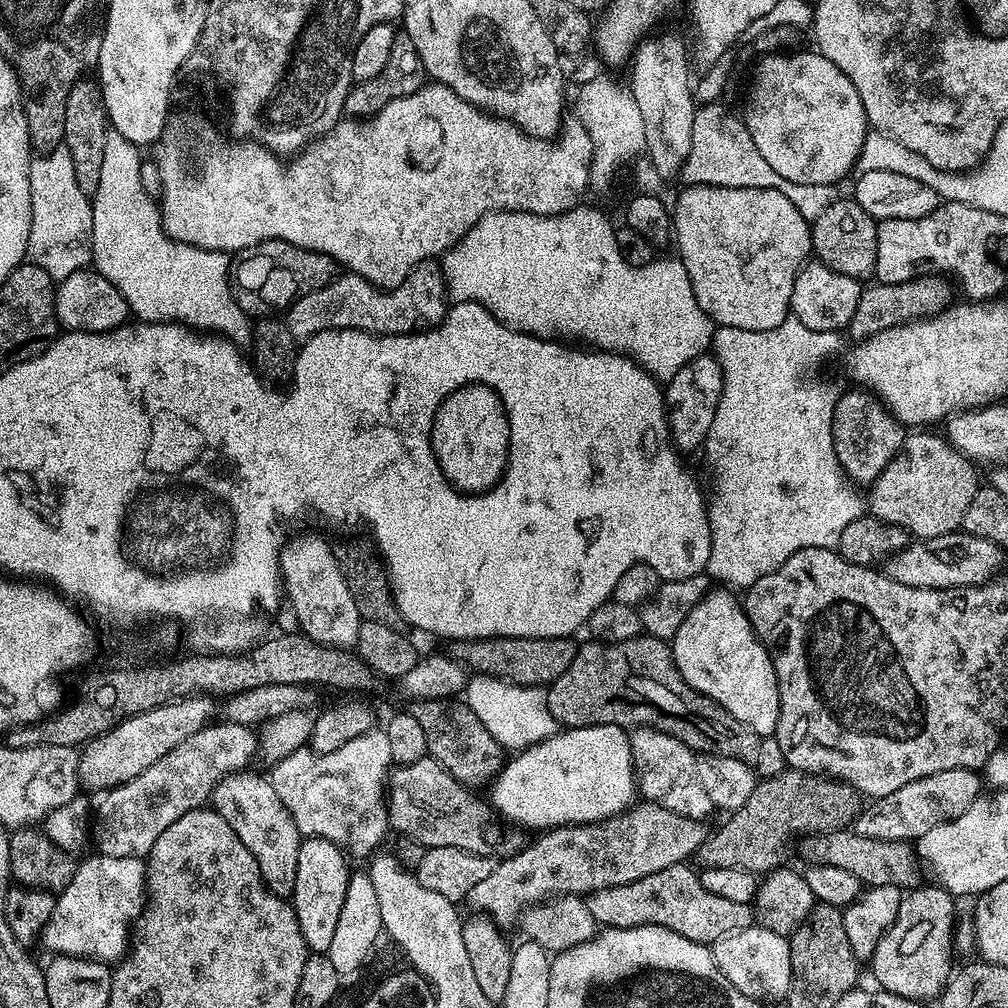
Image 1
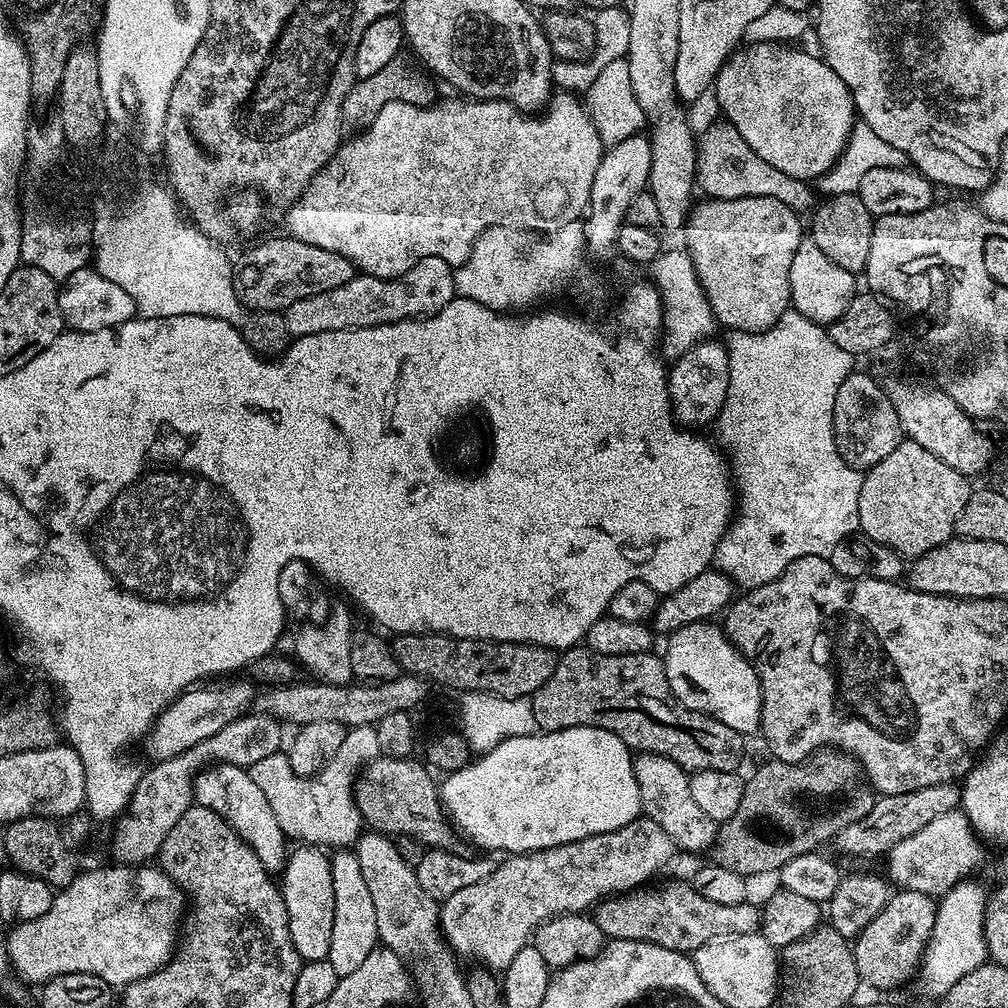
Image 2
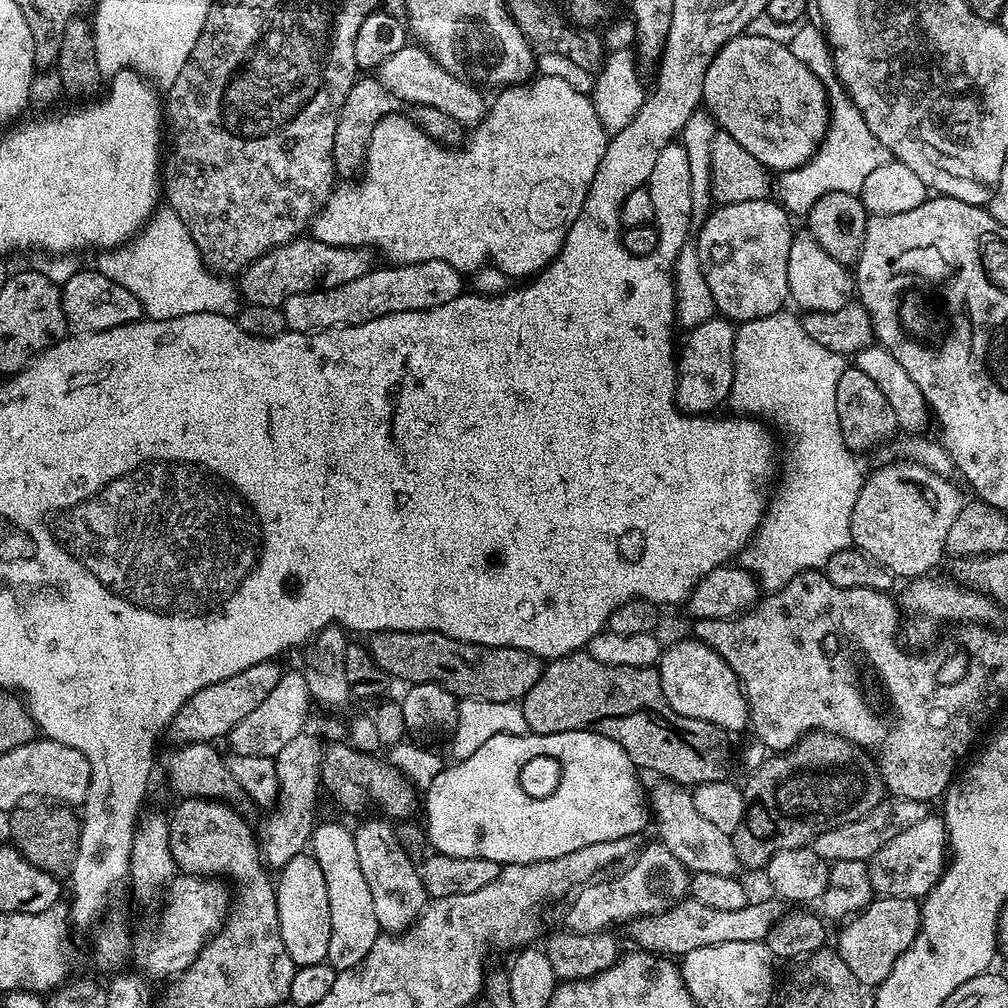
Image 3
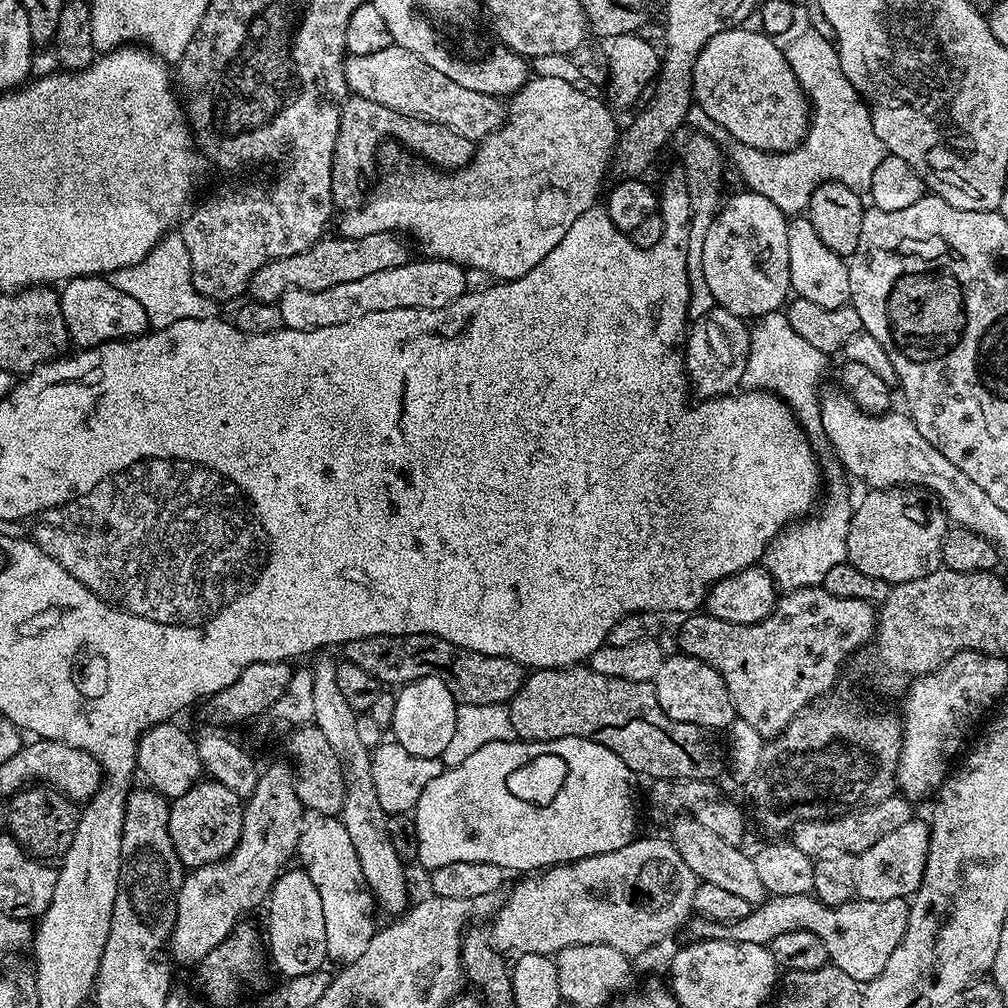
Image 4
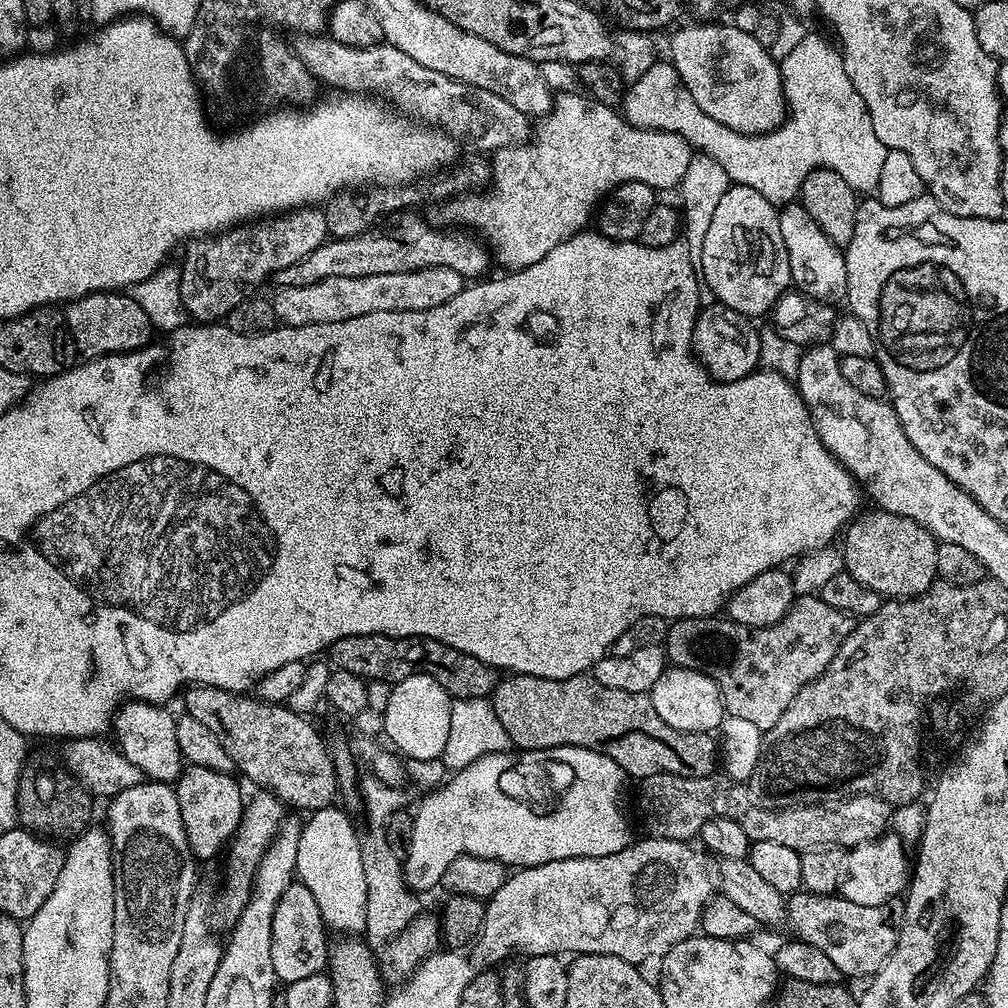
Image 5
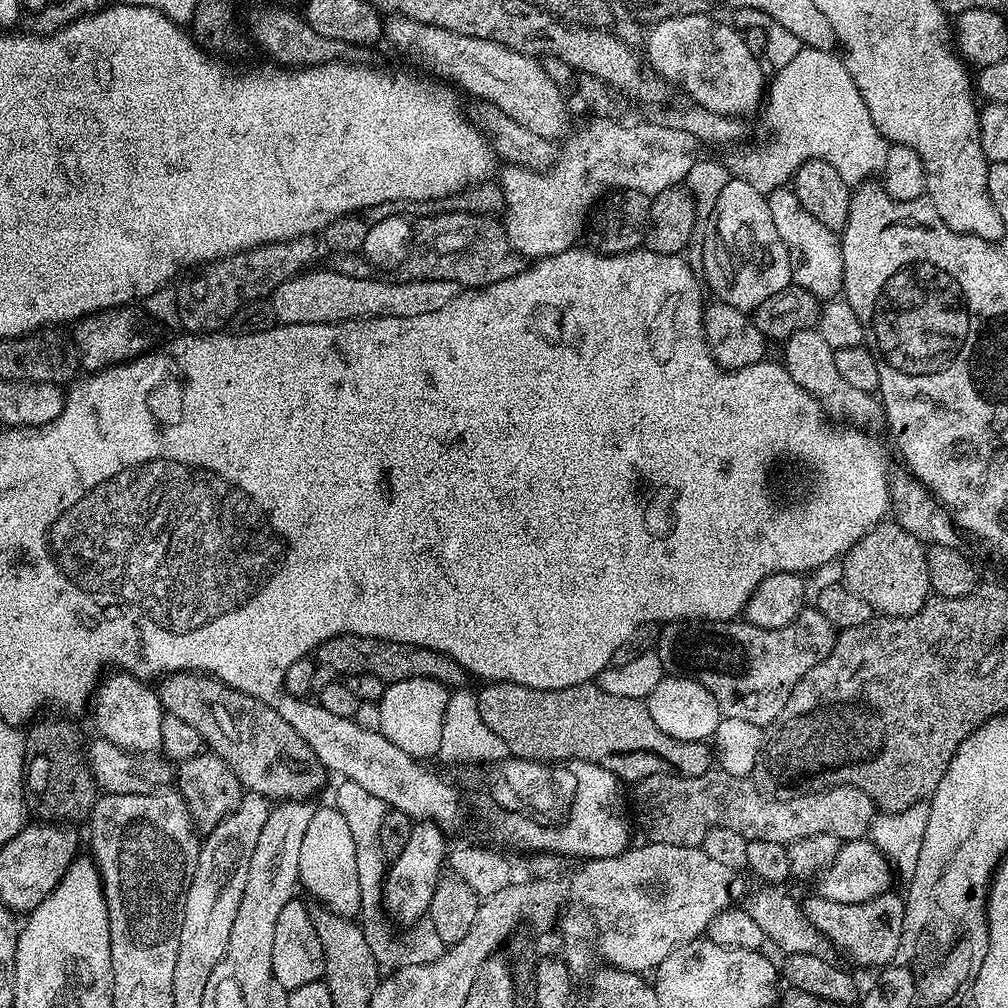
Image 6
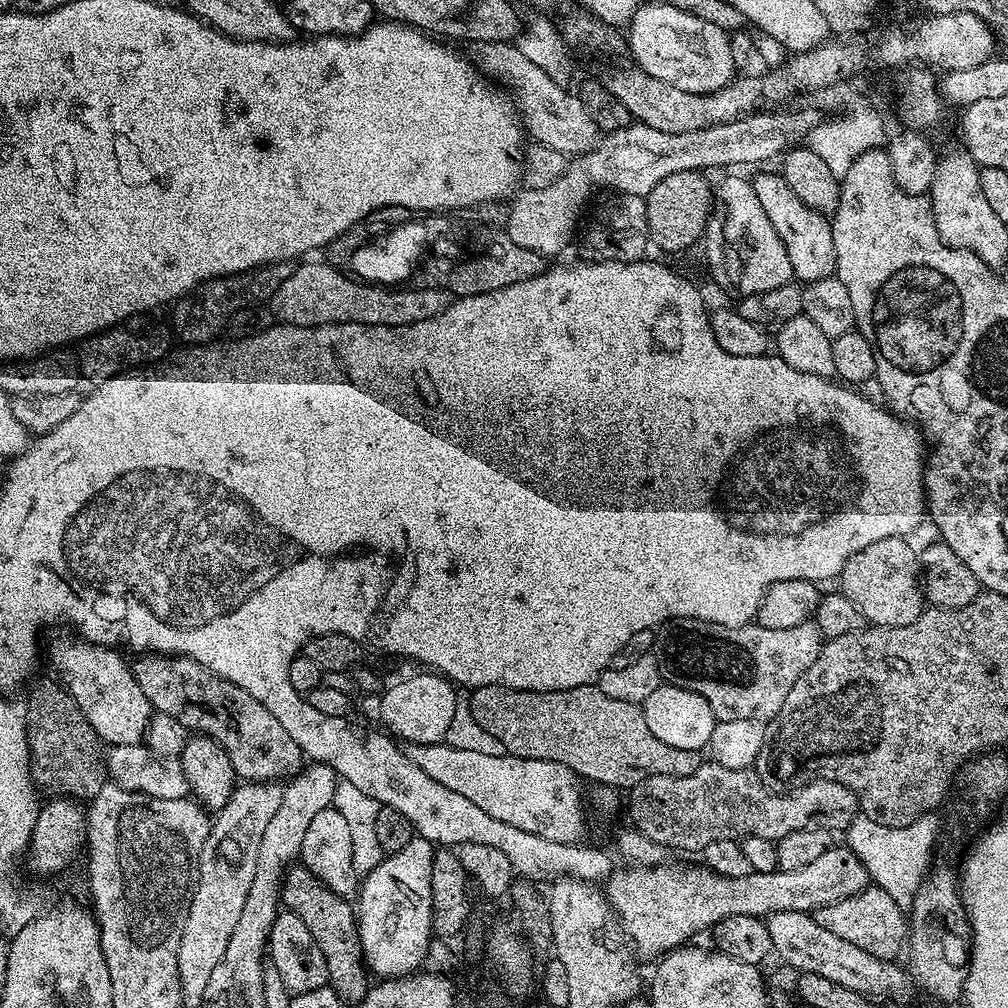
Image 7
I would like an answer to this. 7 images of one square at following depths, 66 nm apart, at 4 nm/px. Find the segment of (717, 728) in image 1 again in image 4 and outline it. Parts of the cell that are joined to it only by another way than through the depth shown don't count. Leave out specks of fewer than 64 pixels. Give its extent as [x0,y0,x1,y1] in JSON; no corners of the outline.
[506,663,726,781]

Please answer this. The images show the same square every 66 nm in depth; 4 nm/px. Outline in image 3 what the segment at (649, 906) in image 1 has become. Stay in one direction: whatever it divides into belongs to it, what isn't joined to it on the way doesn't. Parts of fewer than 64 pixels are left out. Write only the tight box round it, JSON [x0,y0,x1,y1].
[626,898,786,958]

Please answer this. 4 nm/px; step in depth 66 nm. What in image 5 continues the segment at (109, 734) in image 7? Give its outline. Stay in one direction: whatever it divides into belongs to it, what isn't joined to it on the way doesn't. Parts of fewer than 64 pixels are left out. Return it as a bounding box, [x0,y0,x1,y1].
[114,700,182,782]

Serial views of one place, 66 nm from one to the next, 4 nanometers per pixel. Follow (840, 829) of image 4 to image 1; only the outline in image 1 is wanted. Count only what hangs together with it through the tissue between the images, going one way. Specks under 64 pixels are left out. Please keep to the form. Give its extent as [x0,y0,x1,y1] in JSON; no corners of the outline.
[854,768,982,842]

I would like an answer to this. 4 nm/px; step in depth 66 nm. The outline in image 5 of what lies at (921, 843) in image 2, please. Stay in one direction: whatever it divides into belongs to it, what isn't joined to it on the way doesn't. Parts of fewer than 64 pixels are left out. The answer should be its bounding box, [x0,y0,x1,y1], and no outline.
[839,834,910,906]

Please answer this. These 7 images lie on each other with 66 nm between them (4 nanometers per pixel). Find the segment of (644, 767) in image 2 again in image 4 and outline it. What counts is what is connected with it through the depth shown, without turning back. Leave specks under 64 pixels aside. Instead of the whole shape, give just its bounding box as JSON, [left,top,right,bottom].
[670,818,766,906]

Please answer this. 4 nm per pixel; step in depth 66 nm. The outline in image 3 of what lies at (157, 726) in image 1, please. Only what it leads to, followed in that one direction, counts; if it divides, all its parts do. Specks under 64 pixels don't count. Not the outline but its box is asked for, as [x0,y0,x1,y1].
[170,660,282,745]

